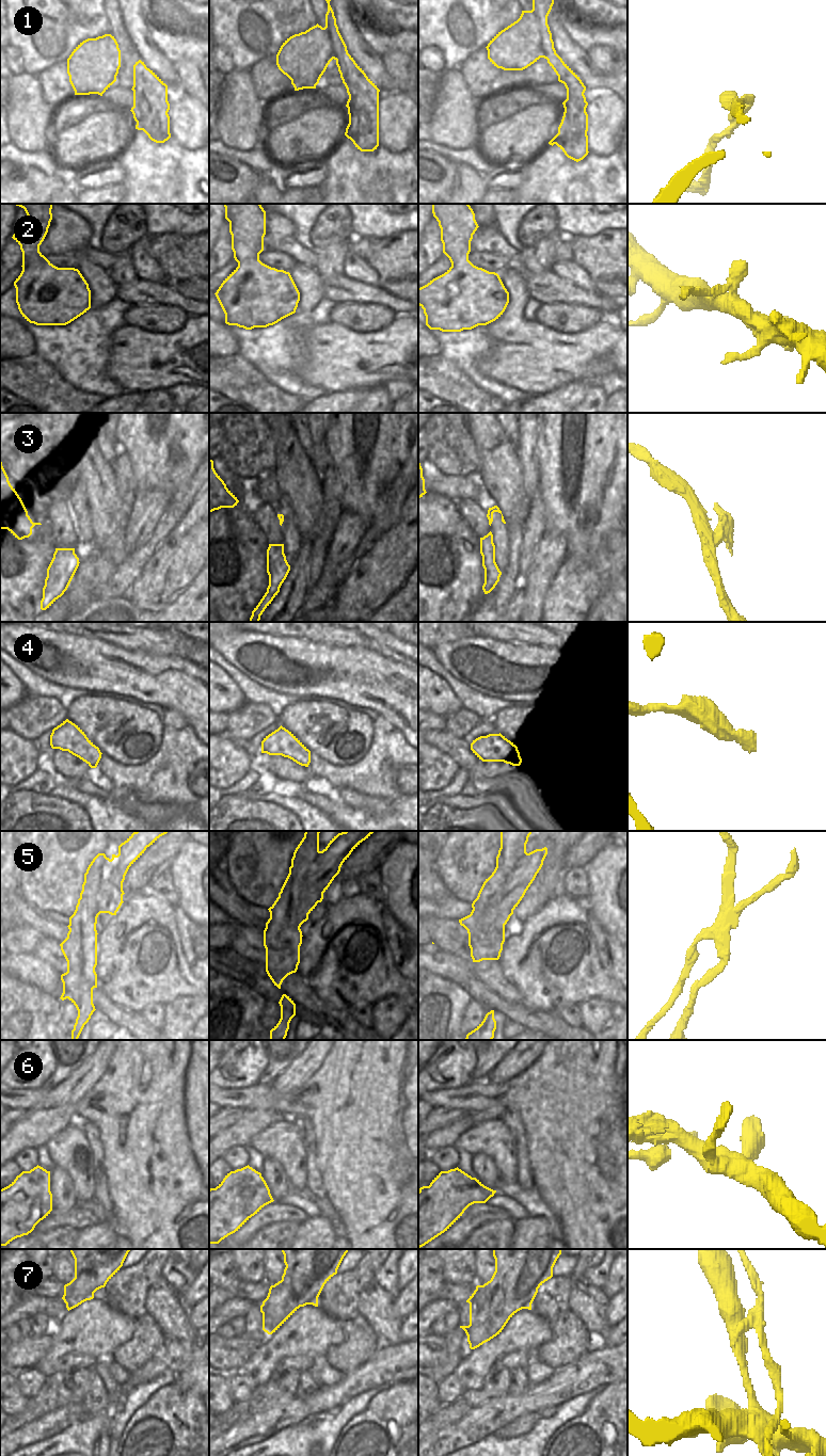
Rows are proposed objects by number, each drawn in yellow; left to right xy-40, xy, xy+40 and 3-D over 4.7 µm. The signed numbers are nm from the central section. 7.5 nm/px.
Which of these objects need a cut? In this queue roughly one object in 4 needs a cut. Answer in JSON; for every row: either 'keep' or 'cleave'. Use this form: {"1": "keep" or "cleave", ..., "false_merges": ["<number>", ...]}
{"1": "cleave", "2": "keep", "3": "keep", "4": "keep", "5": "cleave", "6": "keep", "7": "cleave", "false_merges": ["1", "5", "7"]}

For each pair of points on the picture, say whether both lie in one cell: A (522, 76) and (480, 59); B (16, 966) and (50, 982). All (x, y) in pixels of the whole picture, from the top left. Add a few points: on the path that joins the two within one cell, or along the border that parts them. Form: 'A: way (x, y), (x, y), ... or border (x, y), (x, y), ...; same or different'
A: way (511, 77), (497, 77), (490, 69); same
B: way (25, 966), (42, 975); same

